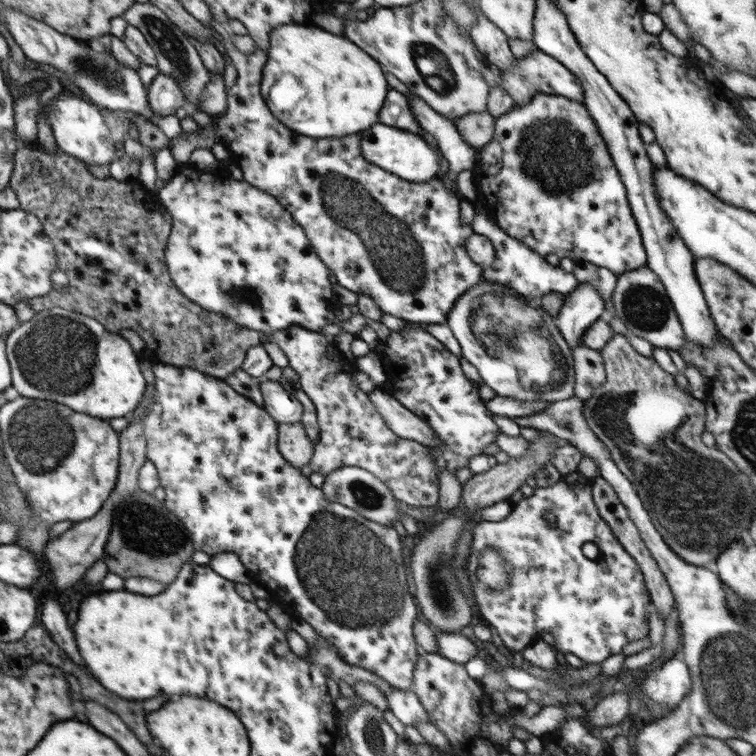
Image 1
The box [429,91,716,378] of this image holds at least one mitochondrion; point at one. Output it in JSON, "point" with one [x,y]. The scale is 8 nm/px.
{"point":[555,153]}

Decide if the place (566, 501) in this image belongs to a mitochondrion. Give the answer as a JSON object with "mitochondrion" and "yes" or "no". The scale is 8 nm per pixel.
{"mitochondrion":"no"}

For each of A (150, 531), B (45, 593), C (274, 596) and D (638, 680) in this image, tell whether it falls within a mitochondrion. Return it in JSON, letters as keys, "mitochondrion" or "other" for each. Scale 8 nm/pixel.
{"A":"mitochondrion","B":"other","C":"other","D":"other"}

